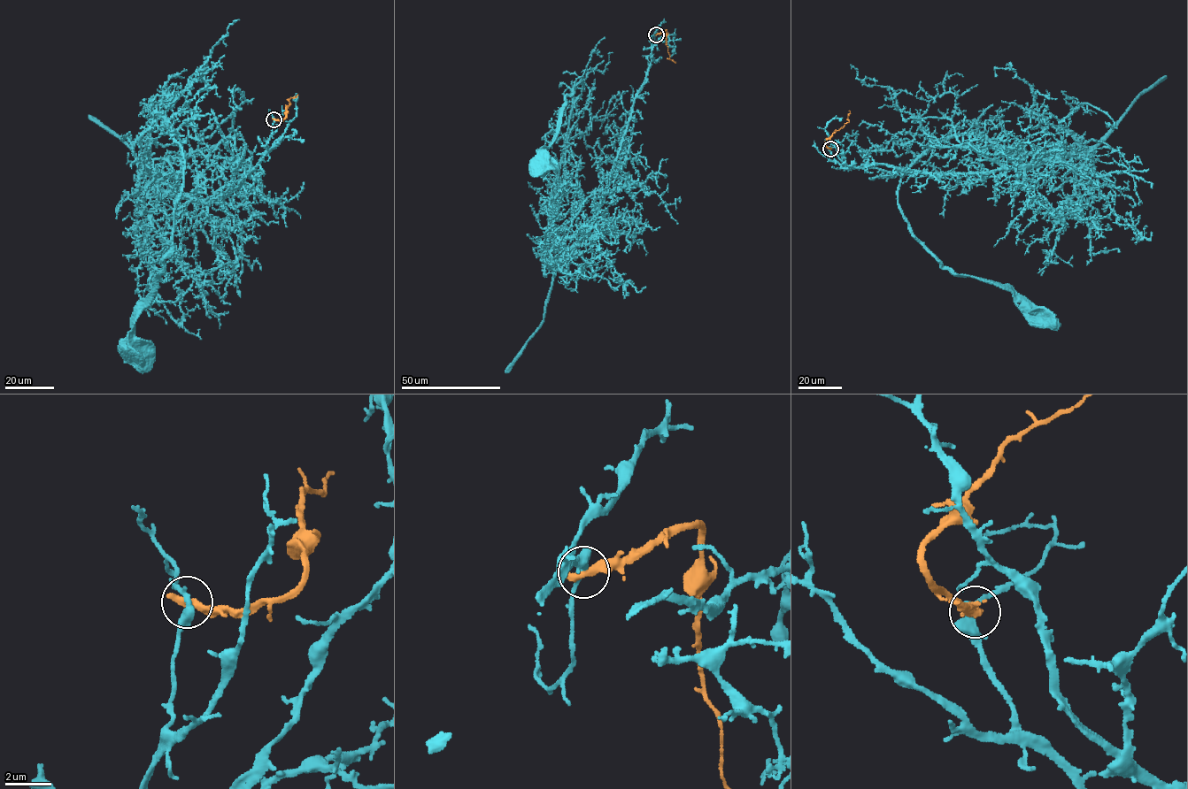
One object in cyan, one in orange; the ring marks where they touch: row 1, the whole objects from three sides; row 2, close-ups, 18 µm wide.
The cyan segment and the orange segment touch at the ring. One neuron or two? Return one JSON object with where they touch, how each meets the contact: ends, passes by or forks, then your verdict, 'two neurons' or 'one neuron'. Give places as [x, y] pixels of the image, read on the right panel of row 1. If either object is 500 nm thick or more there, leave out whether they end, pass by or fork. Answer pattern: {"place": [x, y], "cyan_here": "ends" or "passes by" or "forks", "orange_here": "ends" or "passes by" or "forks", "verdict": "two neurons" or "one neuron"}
{"place": [830, 149], "cyan_here": "passes by", "orange_here": "ends", "verdict": "two neurons"}

